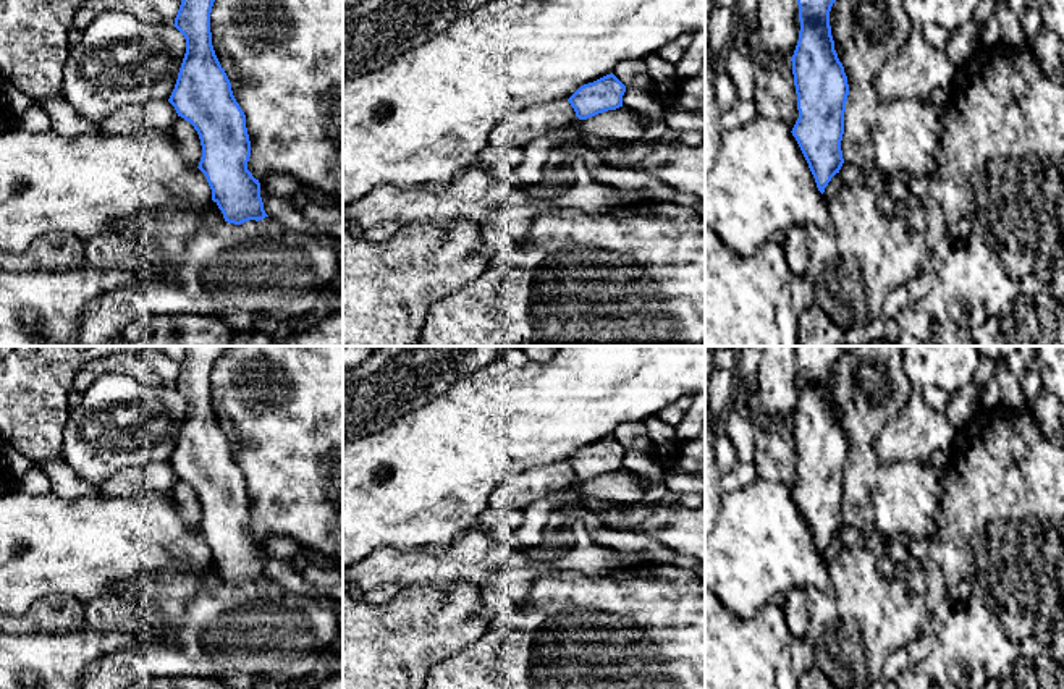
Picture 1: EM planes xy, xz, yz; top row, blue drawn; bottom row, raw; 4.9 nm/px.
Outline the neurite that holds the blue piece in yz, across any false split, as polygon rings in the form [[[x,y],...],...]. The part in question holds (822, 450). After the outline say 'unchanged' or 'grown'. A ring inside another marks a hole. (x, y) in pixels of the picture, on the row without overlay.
[[[796,346],[800,393],[791,424],[799,480],[791,495],[796,500],[821,556],[844,526],[841,503],[844,497],[844,474],[849,446],[844,429],[834,412],[830,388],[831,369],[842,353],[841,346]]]; unchanged

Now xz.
[[[611,435],[593,445],[581,448],[568,464],[579,482],[623,469],[626,448]]]; unchanged

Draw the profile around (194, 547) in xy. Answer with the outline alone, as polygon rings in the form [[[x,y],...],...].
[[[196,530],[192,534],[189,534],[188,537],[184,537],[175,548],[173,552],[184,558],[189,560],[192,563],[204,563],[209,564],[212,563],[212,552],[207,545],[205,537]]]

